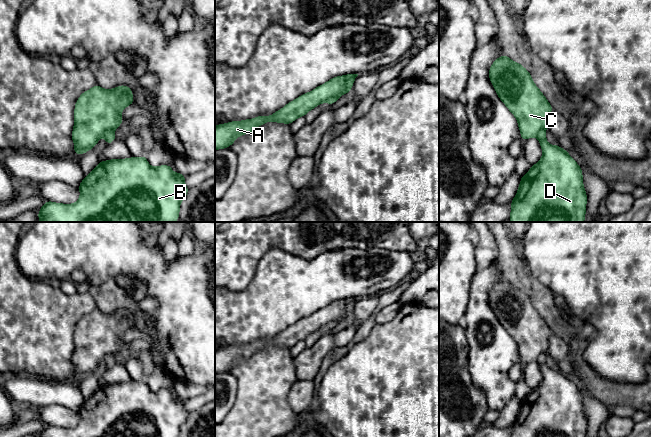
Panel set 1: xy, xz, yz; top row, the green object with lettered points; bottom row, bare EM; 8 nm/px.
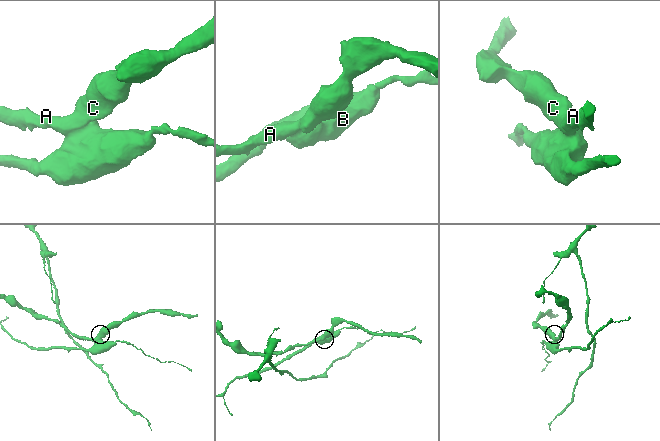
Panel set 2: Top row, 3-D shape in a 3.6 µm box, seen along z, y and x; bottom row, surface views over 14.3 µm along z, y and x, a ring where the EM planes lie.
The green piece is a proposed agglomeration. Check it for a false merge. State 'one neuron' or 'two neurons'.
two neurons

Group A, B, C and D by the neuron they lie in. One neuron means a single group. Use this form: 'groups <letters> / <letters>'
groups A C / B D

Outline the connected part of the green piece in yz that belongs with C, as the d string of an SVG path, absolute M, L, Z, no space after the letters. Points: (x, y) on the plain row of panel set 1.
M502 279L496 282L490 290L489 303L499 323L517 343L522 365L537 361L542 353L548 351L548 341L553 332L524 290Z

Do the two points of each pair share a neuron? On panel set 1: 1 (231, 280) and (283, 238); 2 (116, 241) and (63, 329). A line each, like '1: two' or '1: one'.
1: one
2: two

